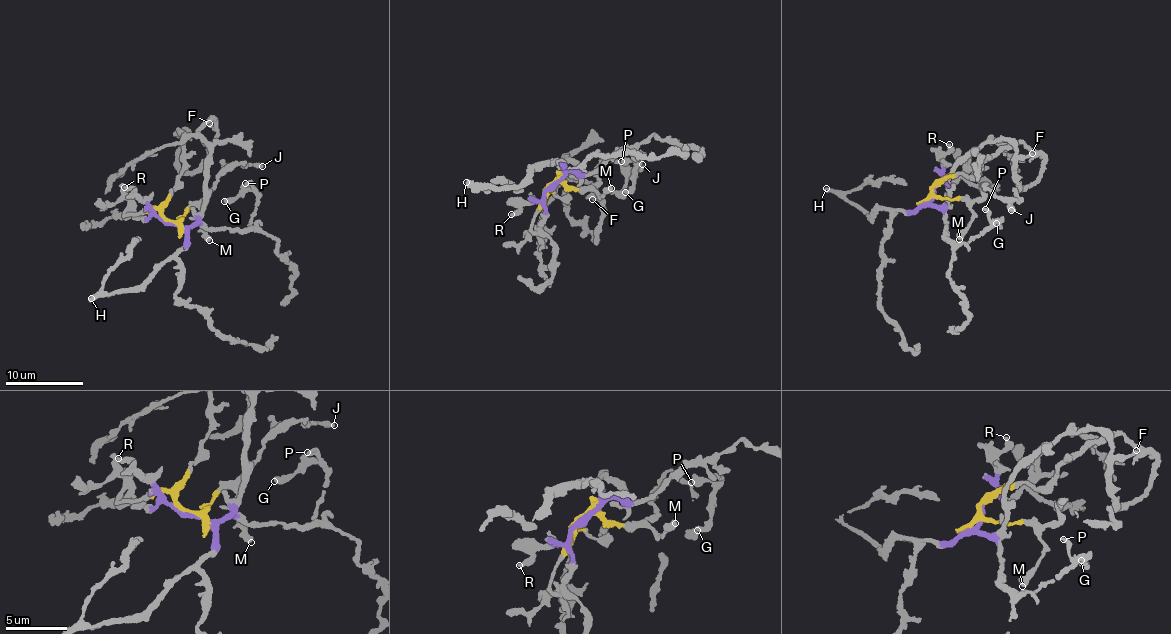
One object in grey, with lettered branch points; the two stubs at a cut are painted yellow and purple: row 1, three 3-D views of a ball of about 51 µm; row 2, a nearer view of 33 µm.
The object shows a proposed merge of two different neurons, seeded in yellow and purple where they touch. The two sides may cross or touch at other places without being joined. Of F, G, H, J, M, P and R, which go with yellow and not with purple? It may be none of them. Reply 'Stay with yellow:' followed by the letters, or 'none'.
Stay with yellow: J, M

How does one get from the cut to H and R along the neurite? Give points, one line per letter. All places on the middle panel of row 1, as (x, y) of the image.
H: (554, 182), (563, 170), (555, 163), (494, 191), (475, 190), (465, 183)
R: (554, 182), (545, 197), (510, 215)

